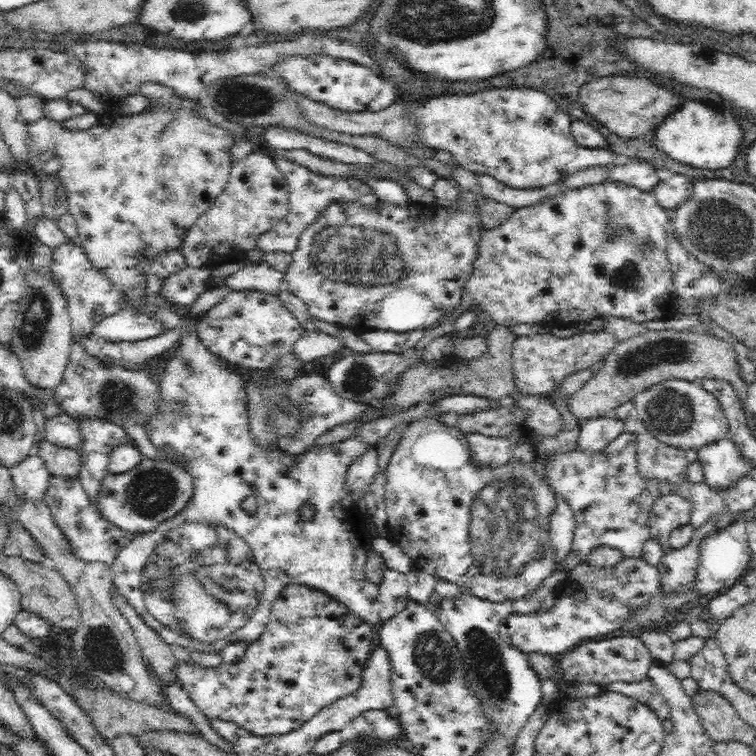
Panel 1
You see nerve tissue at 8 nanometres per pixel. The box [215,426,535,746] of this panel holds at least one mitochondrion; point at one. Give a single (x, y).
(485, 666)

